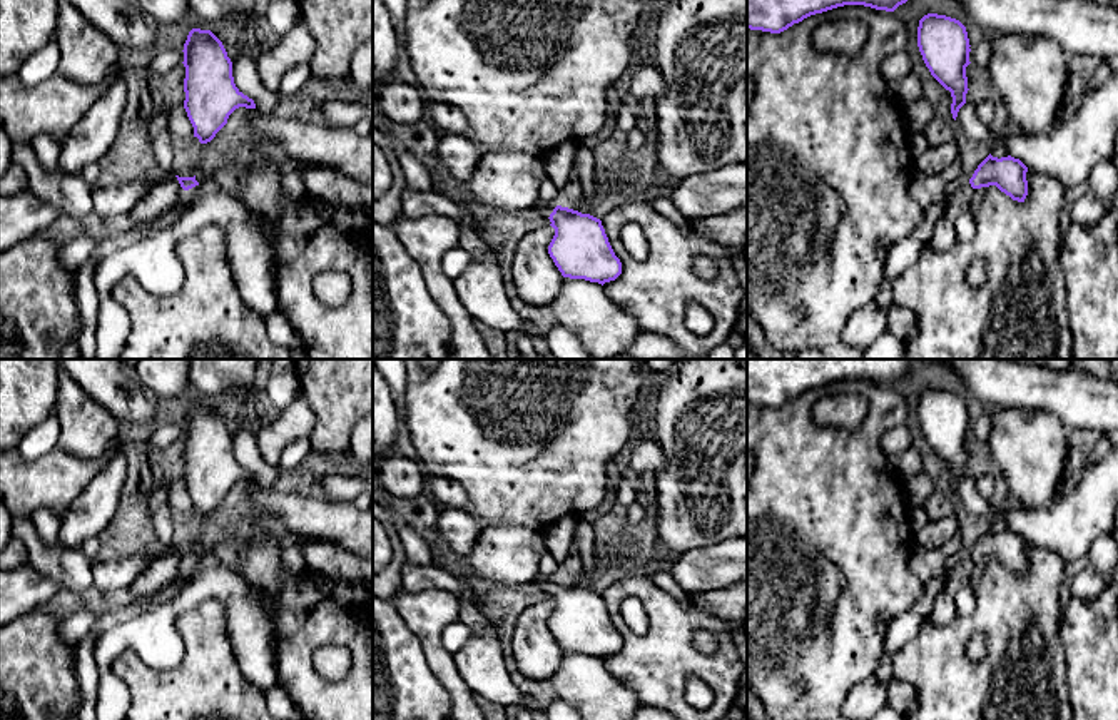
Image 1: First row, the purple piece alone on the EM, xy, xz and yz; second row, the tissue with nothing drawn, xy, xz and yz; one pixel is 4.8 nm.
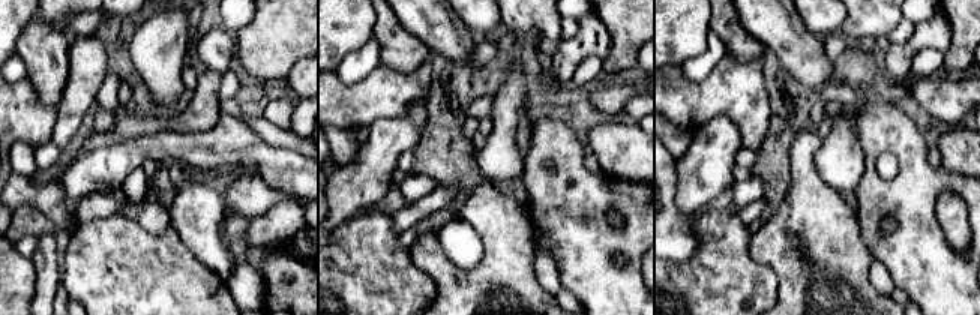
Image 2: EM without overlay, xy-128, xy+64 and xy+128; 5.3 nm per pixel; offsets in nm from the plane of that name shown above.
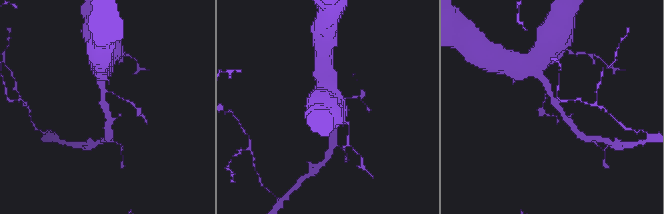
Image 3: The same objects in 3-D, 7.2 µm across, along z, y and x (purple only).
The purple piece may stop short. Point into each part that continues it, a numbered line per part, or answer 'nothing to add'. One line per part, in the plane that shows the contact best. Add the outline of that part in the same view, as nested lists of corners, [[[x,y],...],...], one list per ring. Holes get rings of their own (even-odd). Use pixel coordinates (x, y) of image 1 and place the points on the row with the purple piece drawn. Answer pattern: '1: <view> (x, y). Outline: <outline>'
1: xy (161, 197). Outline: [[[167,177],[162,184],[152,187],[150,192],[129,210],[129,219],[134,222],[154,221],[172,207],[180,192],[182,187],[177,177]]]

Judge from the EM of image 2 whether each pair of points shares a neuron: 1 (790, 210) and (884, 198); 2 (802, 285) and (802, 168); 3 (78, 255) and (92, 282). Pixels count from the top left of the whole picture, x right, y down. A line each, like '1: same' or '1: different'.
1: different
2: same
3: same

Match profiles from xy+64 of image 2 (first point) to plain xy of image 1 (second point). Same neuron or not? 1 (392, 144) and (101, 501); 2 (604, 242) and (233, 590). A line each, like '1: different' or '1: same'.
1: same
2: different

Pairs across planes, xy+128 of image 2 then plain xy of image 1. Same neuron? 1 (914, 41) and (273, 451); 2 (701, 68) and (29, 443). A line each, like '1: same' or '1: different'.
1: same
2: same

